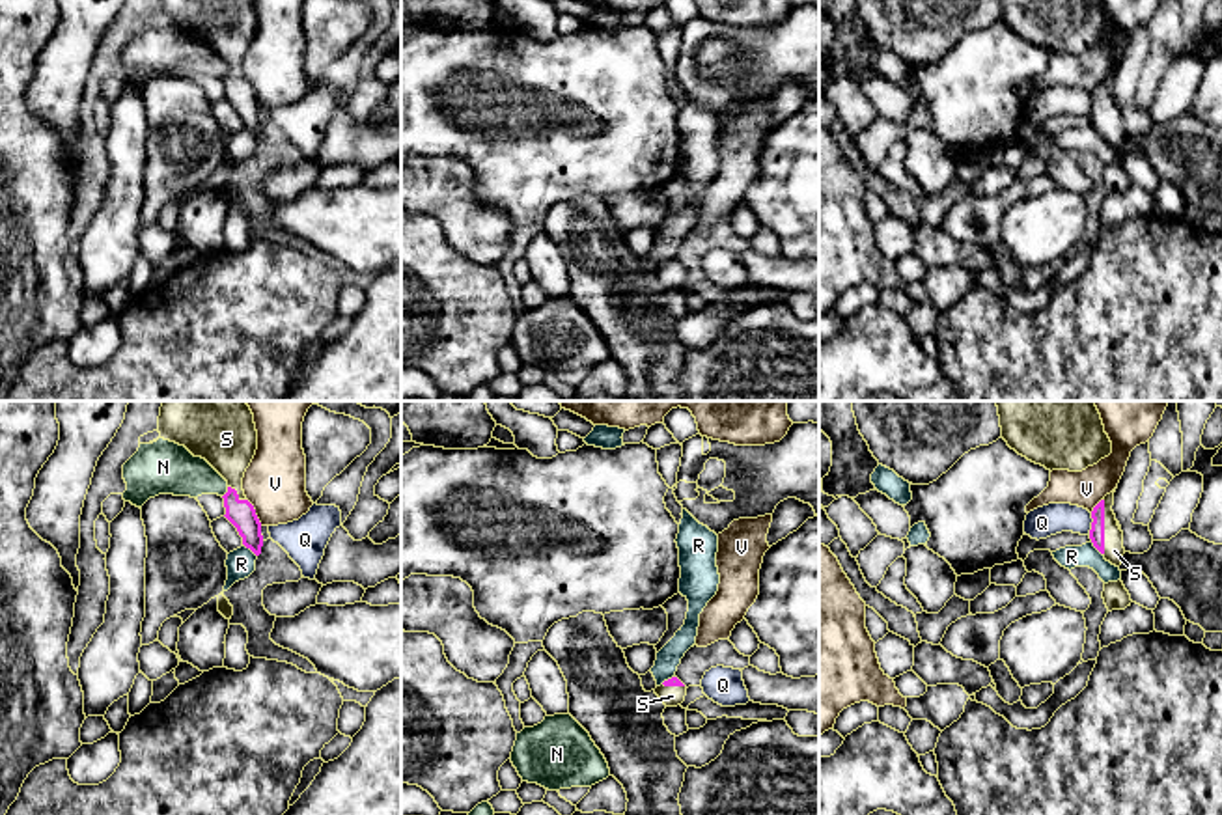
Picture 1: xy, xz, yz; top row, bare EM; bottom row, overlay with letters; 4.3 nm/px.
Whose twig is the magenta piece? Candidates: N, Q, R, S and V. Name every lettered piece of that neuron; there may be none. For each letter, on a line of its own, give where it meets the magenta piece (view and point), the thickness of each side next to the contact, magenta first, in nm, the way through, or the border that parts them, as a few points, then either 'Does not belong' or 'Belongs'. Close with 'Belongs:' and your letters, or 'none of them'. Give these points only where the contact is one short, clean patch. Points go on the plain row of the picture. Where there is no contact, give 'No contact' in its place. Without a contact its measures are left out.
N: Touches magenta at xy (226, 75). Thickness 120 nm (magenta) against 200 nm. Boundary: xy (228, 69), (222, 79). Does not belong
Q: Touches magenta at yz (1092, 107). Thickness 60 nm (magenta) against 140 nm. Boundary: yz (1092, 96), (1088, 116). Does not belong
R: Touches magenta at xy (250, 131). Thickness 120 nm (magenta) against 120 nm. Boundary: xy (245, 127), (256, 138). Does not belong
S: Touches magenta at yz (1103, 110). Thickness 60 nm (magenta) against 90 nm. Belongs
V: Touches magenta at xy (254, 94). Thickness 120 nm (magenta) against 280 nm. Boundary: xy (247, 81), (262, 107). Does not belong
Belongs: S

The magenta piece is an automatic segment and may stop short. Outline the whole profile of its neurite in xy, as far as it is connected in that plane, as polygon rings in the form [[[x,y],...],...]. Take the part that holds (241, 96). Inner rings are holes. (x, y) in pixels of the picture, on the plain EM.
[[[159,0],[160,21],[185,28],[205,41],[226,63],[226,101],[237,110],[243,127],[261,136],[261,104],[243,73],[243,60],[257,32],[254,0]]]

